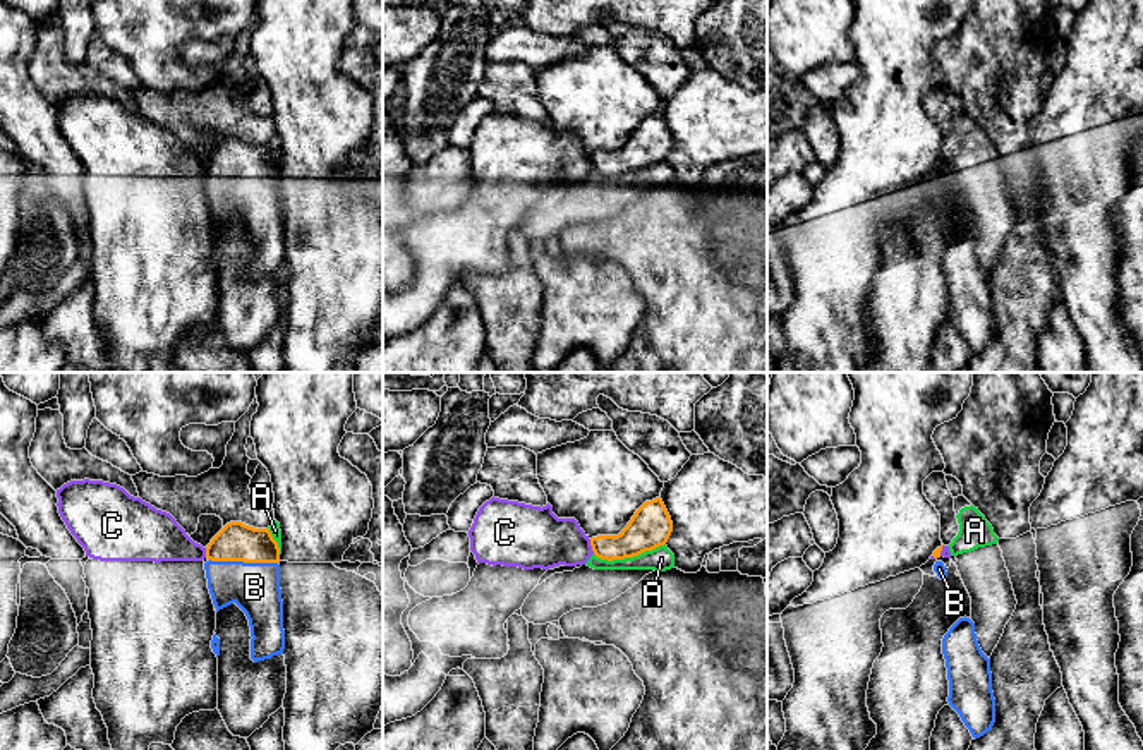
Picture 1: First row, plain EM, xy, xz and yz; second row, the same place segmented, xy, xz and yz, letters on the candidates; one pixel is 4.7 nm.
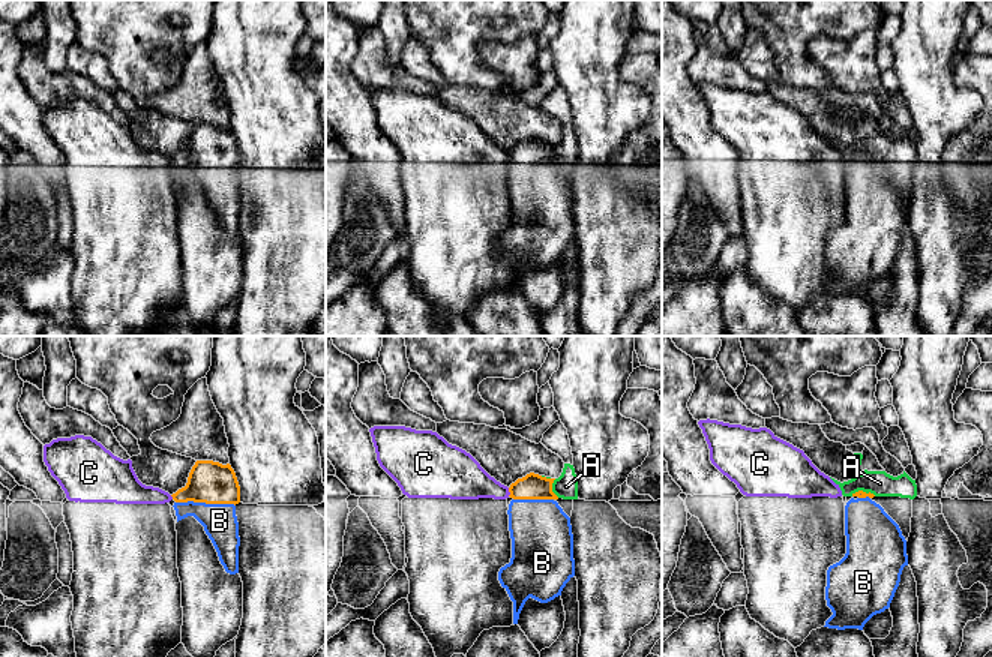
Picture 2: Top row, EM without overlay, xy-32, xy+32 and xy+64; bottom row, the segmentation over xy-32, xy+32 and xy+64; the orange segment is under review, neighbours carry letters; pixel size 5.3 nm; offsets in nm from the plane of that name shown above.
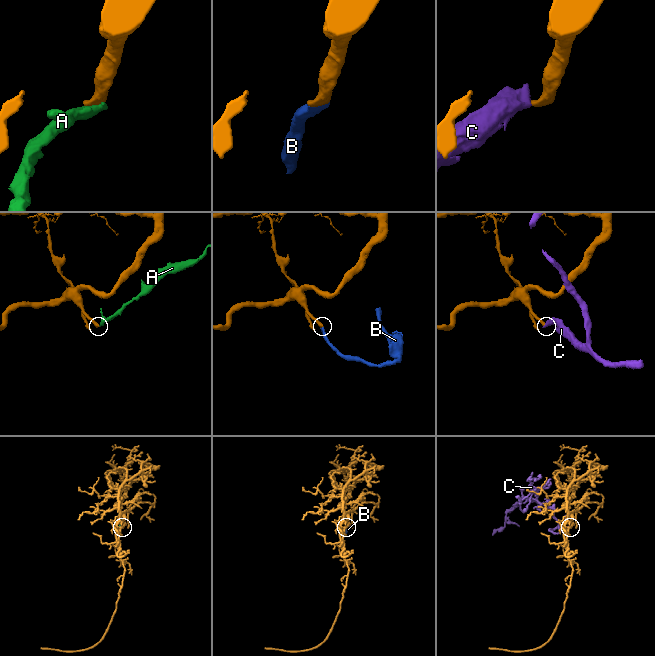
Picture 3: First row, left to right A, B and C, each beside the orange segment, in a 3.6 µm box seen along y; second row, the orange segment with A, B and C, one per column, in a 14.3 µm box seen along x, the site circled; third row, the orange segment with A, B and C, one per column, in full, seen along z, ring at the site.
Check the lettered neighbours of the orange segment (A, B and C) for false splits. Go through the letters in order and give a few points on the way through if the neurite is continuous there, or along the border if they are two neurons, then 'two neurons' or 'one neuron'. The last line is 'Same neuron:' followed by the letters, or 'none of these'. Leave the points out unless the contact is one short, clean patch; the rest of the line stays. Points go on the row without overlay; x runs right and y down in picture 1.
A: along xz (665, 158), (623, 174), (601, 175), (594, 170) | two neurons
B: across xy (235, 157), (237, 169), (244, 177), (244, 186), (254, 203) | one neuron
C: along xz (589, 155), (594, 169) | two neurons
Same neuron: B

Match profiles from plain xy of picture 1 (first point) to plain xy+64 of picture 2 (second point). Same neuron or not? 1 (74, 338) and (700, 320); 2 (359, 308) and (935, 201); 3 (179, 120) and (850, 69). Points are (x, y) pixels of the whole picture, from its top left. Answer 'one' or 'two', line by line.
1: two
2: one
3: two

